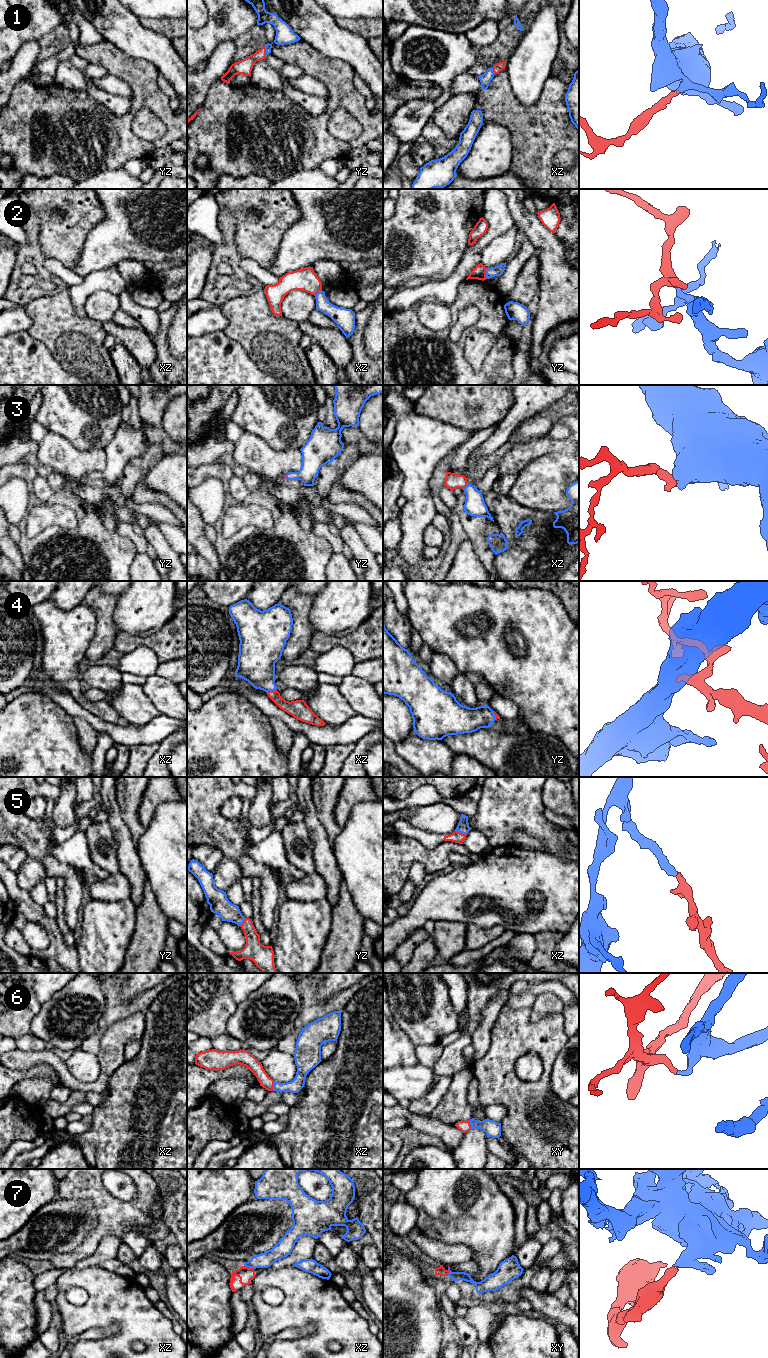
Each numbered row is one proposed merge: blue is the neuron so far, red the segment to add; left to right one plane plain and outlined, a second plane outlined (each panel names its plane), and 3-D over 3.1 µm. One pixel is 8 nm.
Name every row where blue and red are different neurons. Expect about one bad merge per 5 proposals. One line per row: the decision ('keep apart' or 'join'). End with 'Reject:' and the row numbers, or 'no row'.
1: join
2: keep apart
3: join
4: join
5: join
6: join
7: keep apart
Reject: 2, 7

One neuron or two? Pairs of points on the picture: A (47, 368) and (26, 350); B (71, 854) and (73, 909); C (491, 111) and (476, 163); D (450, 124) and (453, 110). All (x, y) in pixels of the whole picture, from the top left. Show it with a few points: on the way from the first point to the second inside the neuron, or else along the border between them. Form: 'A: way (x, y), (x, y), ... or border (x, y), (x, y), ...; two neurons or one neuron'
A: way (41, 368), (29, 356); one neuron
B: border (51, 852), (62, 862), (73, 866); two neurons
C: border (481, 127), (487, 122), (497, 122), (509, 133); two neurons
D: way (452, 121), (453, 113); one neuron

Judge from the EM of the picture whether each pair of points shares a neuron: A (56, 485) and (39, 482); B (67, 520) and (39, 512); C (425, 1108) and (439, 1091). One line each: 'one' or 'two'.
A: two
B: one
C: one

